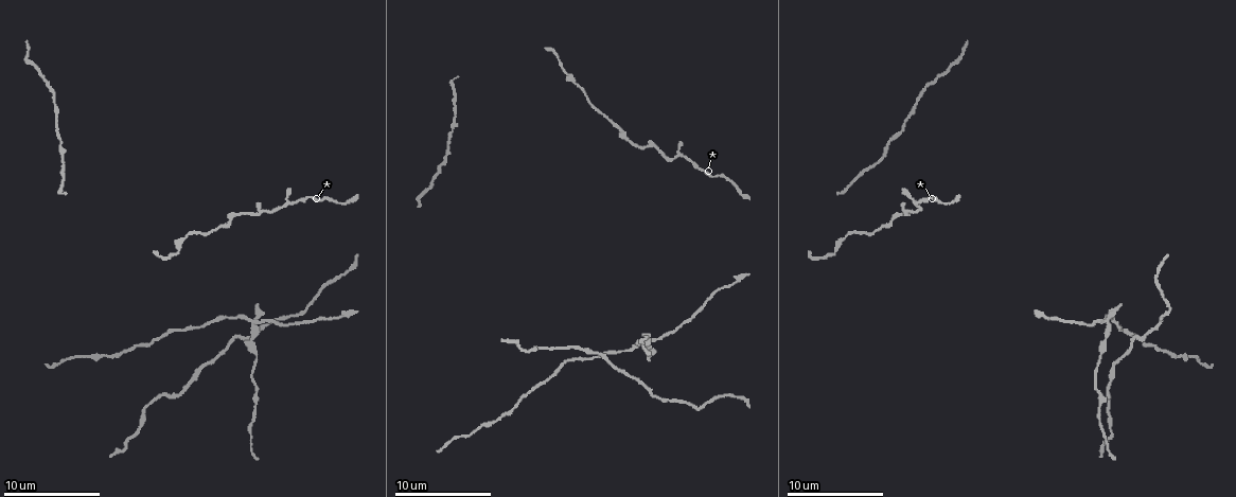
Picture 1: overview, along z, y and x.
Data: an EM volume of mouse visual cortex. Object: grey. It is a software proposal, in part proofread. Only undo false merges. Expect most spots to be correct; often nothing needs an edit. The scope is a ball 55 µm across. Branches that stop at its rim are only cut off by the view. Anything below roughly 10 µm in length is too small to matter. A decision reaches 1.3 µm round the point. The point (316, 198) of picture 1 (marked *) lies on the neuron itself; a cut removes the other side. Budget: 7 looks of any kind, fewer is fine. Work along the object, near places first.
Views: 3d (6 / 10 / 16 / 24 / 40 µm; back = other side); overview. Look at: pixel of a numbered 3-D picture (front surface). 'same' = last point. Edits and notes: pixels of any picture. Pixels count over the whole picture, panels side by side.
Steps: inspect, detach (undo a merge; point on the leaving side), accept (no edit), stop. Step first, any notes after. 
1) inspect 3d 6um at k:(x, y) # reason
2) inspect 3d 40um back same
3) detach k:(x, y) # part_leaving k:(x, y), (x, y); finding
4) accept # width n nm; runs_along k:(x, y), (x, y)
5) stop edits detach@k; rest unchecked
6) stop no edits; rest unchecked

inspect 3d 10um at 1:(615, 124) # thick turns thin

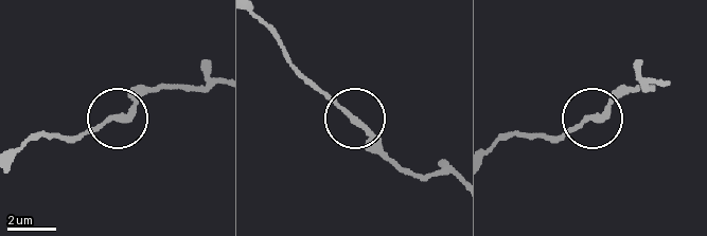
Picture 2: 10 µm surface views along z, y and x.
inspect 3d 10um back at 2:(593, 117)

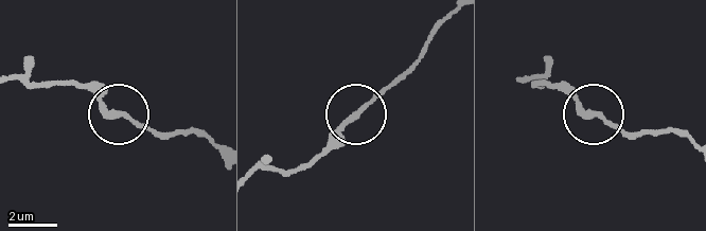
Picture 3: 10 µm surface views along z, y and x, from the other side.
accept # width 230 nm; runs_along 3:(22, 81), (84, 85), (113, 111), (166, 136); one neuron here

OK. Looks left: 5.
inspect 3d 10um at 1:(348, 202) # calibre changes

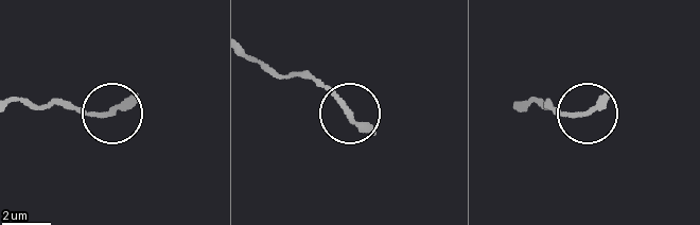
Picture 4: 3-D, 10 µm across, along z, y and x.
accept # width 210 nm; runs_along 4:(539, 103), (583, 116); all the same neuron

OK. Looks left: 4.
inspect 3d 10um at 1:(683, 321) # thin neck

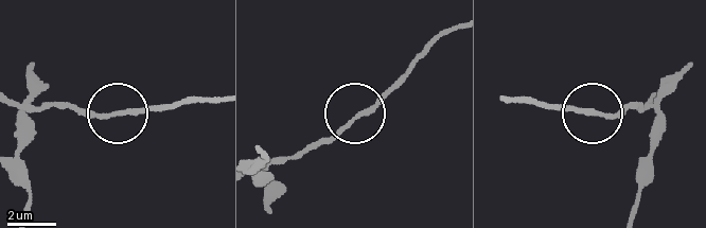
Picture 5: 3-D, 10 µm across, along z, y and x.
accept # one neuron here

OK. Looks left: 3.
inspect 3d 10um at 1:(734, 281) # calibre changes

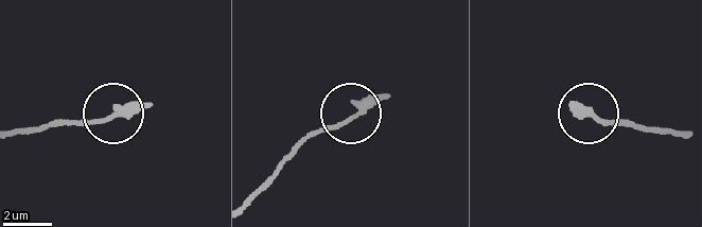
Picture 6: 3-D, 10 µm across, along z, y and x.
accept # all the same neuron

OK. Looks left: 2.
stop no edits; rest unchecked

